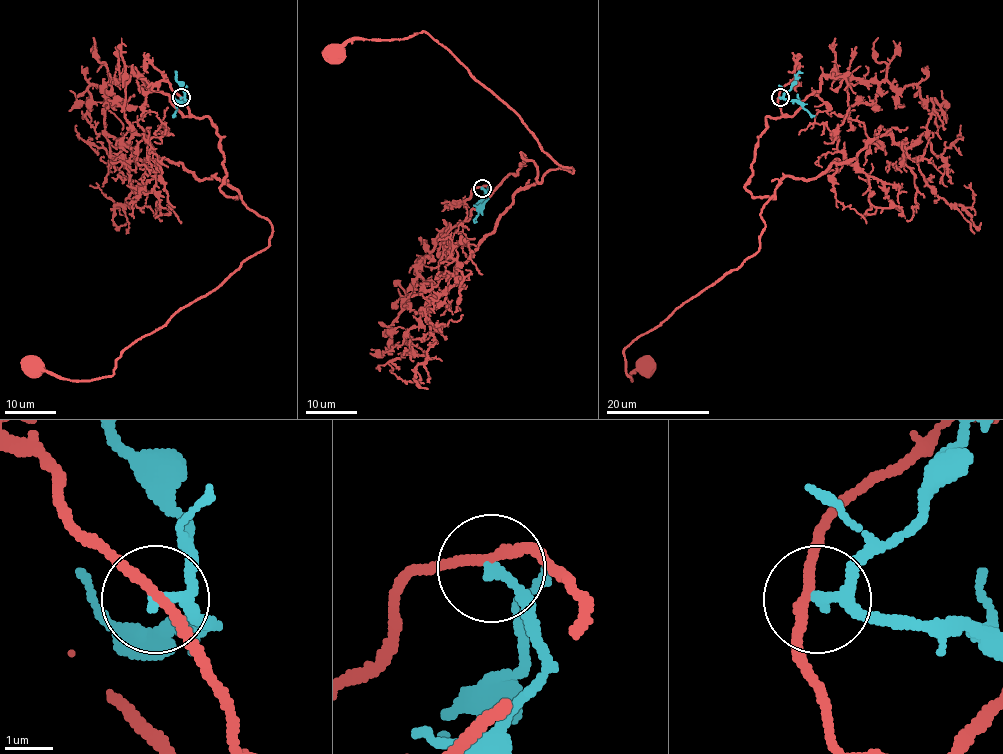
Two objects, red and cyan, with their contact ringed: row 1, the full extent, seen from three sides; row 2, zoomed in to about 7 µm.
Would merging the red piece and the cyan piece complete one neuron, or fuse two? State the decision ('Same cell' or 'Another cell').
Another cell

